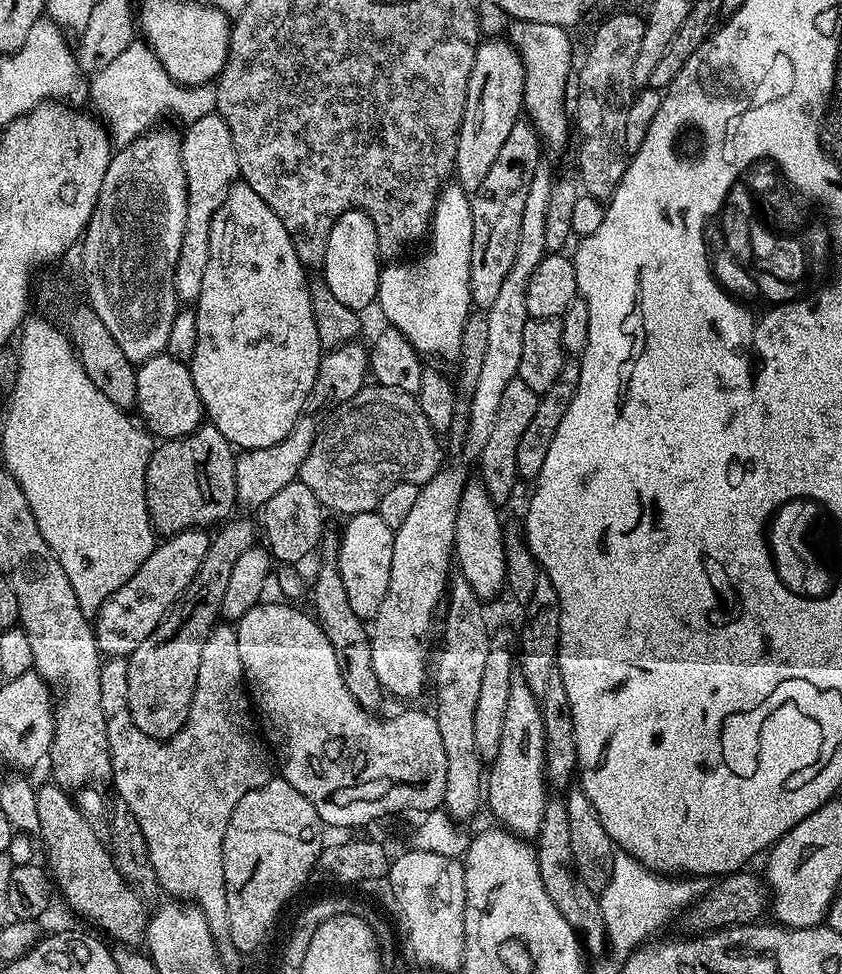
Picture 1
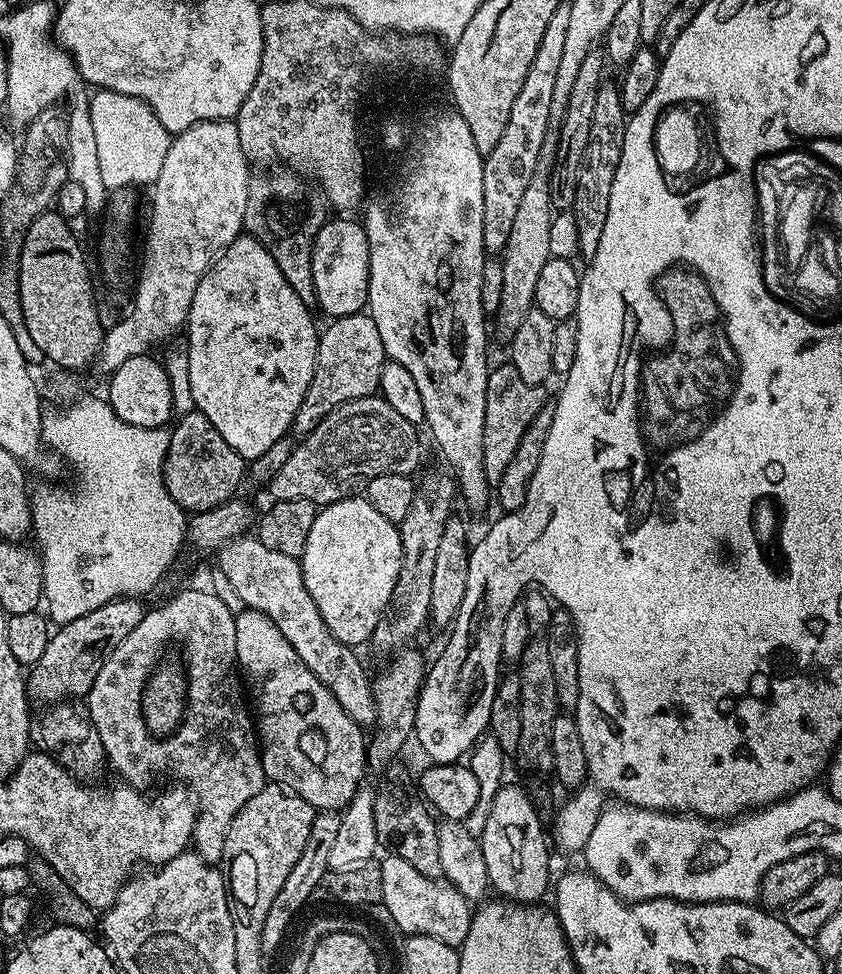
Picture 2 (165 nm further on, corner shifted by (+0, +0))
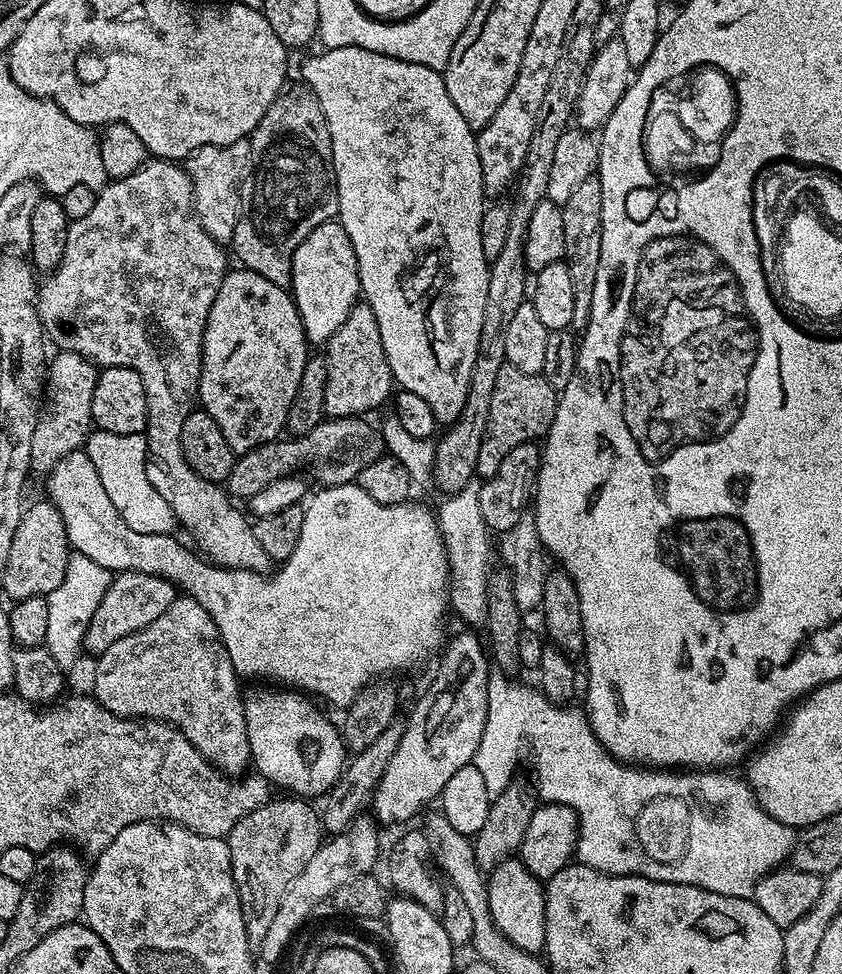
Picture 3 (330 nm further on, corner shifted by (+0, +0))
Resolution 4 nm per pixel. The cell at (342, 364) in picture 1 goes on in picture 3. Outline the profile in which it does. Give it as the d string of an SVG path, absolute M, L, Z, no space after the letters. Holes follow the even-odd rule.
M358 302L354 310L350 310L350 318L346 318L346 322L342 322L342 326L338 326L338 330L334 330L334 334L328 339L323 357L326 362L325 417L363 417L368 414L364 412L372 412L379 404L384 406L389 403L394 392L392 371L390 362L386 362L386 350L382 350L382 334L378 334L378 318L374 318L374 310L370 310L368 304Z

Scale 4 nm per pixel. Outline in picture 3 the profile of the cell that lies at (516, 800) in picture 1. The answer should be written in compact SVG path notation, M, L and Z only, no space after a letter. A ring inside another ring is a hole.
M518 858L508 859L491 869L487 877L489 892L489 910L494 926L517 948L524 952L540 954L544 952L546 942L546 902L545 885L530 874L524 863Z

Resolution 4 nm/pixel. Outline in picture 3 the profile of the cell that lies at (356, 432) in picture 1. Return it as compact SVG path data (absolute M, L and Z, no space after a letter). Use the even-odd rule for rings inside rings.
M338 416L335 418L325 418L314 430L310 430L304 436L295 438L277 438L271 440L269 444L263 444L257 448L251 448L248 452L241 452L235 457L232 469L226 481L226 491L233 498L247 498L258 494L270 482L274 482L283 476L303 473L303 468L309 468L312 476L317 480L317 485L331 486L334 484L350 484L355 481L356 476L370 462L374 462L380 456L385 455L386 449L384 440L375 427L367 424L367 419L359 416Z

